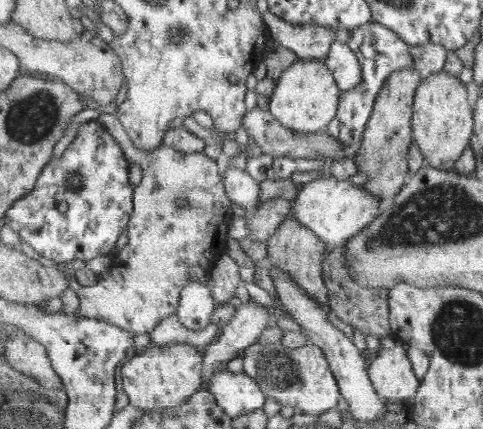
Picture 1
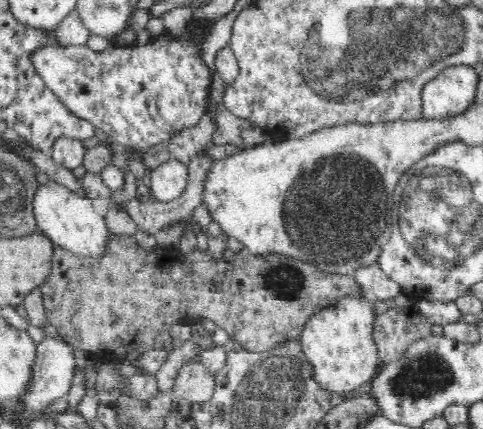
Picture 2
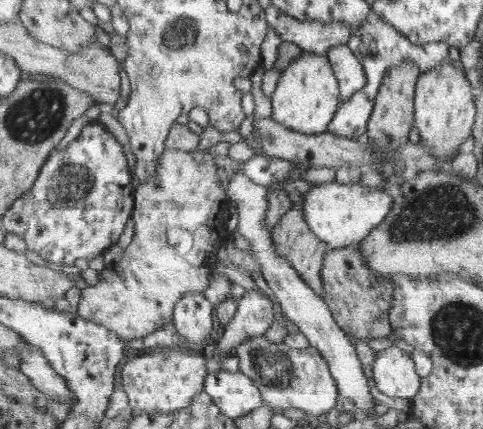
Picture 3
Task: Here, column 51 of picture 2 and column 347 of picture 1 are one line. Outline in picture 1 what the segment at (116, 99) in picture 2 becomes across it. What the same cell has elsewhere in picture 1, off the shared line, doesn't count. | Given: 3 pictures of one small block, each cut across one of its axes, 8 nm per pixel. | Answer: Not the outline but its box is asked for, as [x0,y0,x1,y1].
[325,38,361,92]

